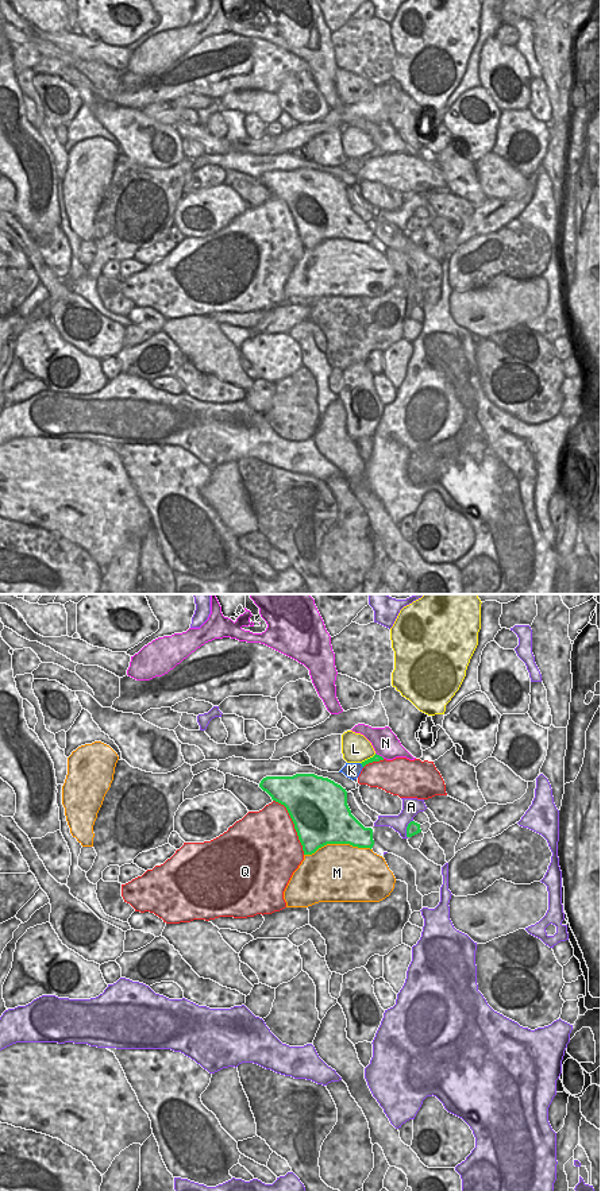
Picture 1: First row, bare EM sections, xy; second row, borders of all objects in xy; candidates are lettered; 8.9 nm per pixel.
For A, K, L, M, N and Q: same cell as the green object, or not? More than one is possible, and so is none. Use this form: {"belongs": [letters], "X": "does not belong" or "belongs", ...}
{"belongs": [], "A": "does not belong", "K": "does not belong", "L": "does not belong", "M": "does not belong", "N": "does not belong", "Q": "does not belong"}

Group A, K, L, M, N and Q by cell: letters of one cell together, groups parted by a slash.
A / K / L / M / N / Q

